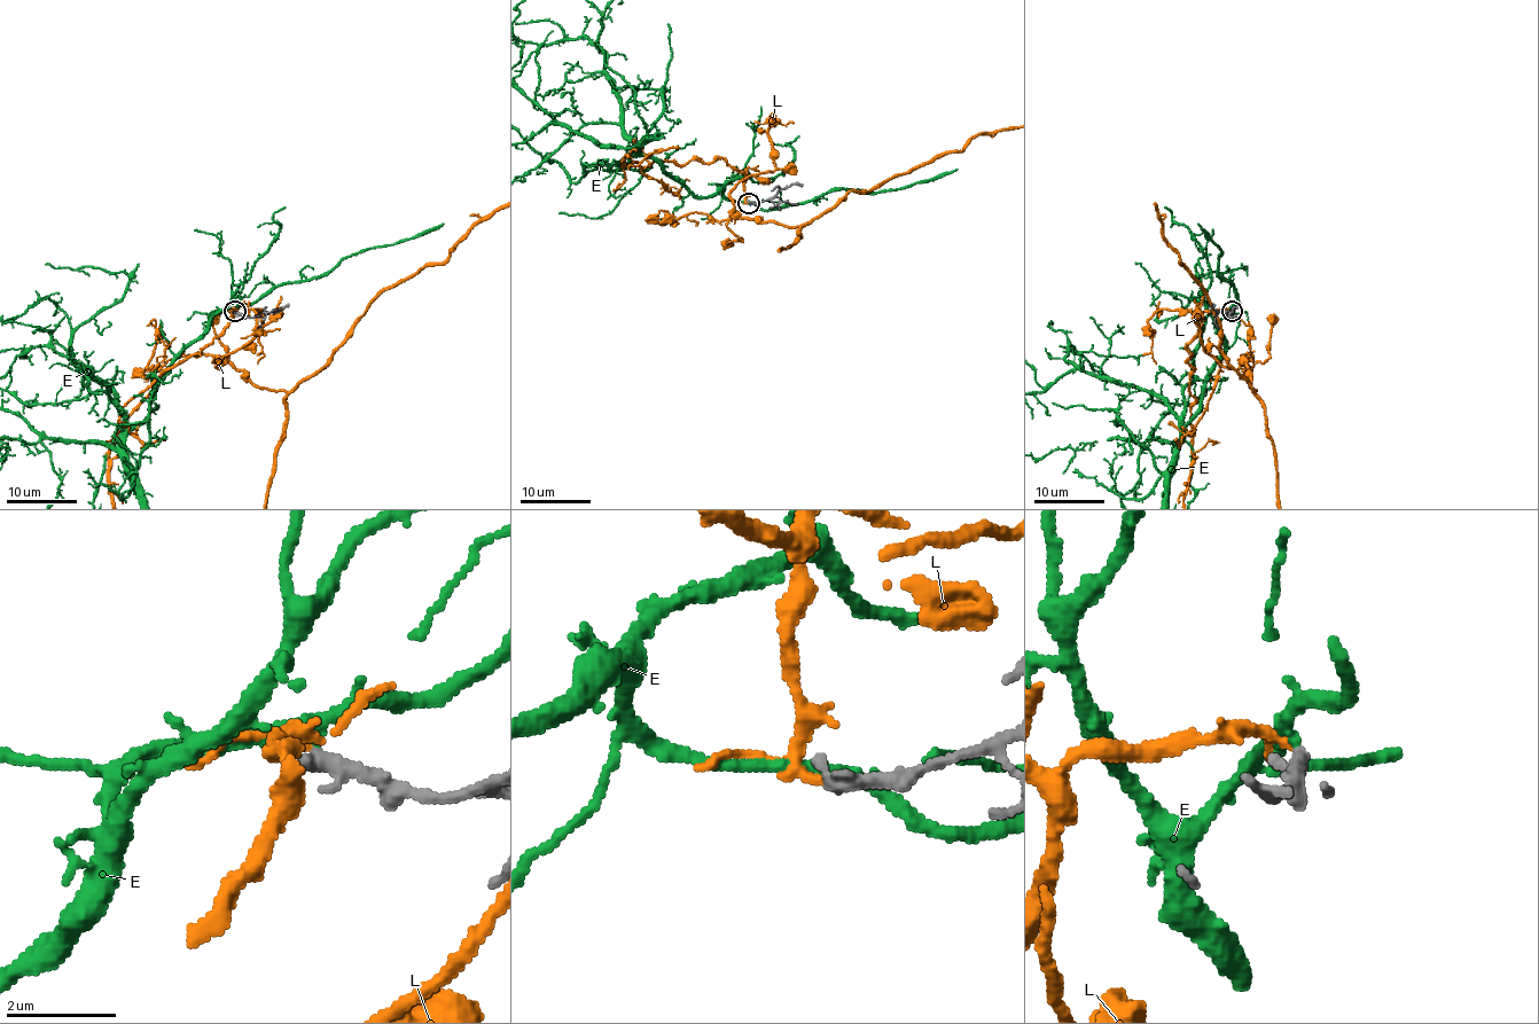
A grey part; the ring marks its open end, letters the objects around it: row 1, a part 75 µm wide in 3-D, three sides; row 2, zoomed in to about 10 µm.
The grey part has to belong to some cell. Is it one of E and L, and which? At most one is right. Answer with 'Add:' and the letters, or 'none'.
Add: L

